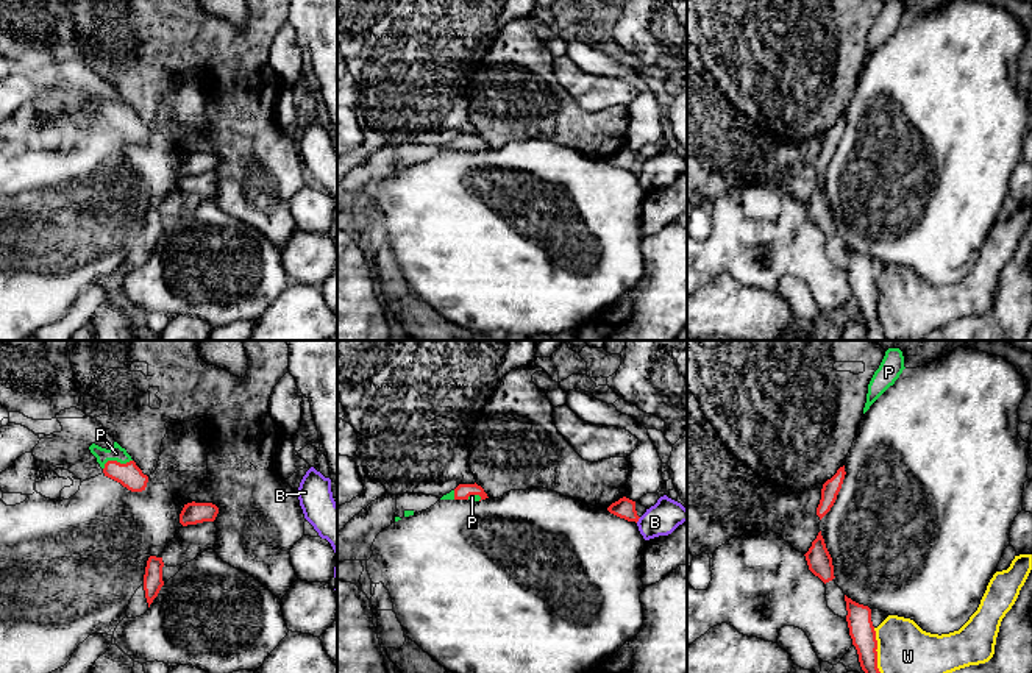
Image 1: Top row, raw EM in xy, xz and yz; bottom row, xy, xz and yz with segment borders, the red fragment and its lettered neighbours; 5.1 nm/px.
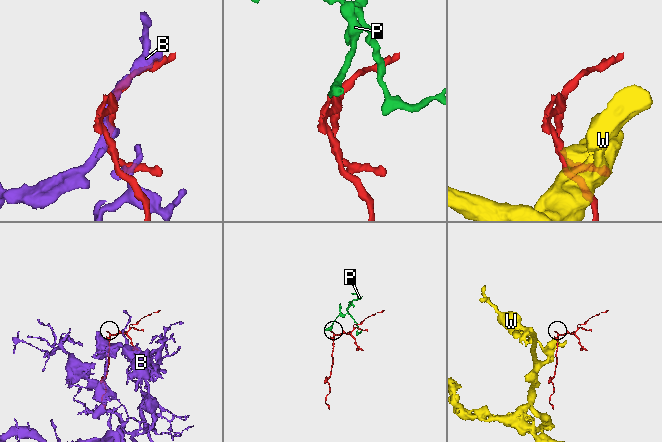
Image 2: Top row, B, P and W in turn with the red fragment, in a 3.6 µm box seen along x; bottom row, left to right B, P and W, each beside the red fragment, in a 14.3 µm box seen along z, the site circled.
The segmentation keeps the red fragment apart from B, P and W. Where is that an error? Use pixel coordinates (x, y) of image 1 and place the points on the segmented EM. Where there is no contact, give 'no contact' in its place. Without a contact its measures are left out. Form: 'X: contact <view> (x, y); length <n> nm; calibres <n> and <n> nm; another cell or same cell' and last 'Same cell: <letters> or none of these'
B: contact xz (637, 520); length 40 nm; calibres 110 and 170 nm; another cell
P: contact xy (116, 461); length 160 nm; calibres 120 and 80 nm; same cell
W: contact yz (876, 648); length 240 nm; calibres 130 and 280 nm; another cell
Same cell: P

